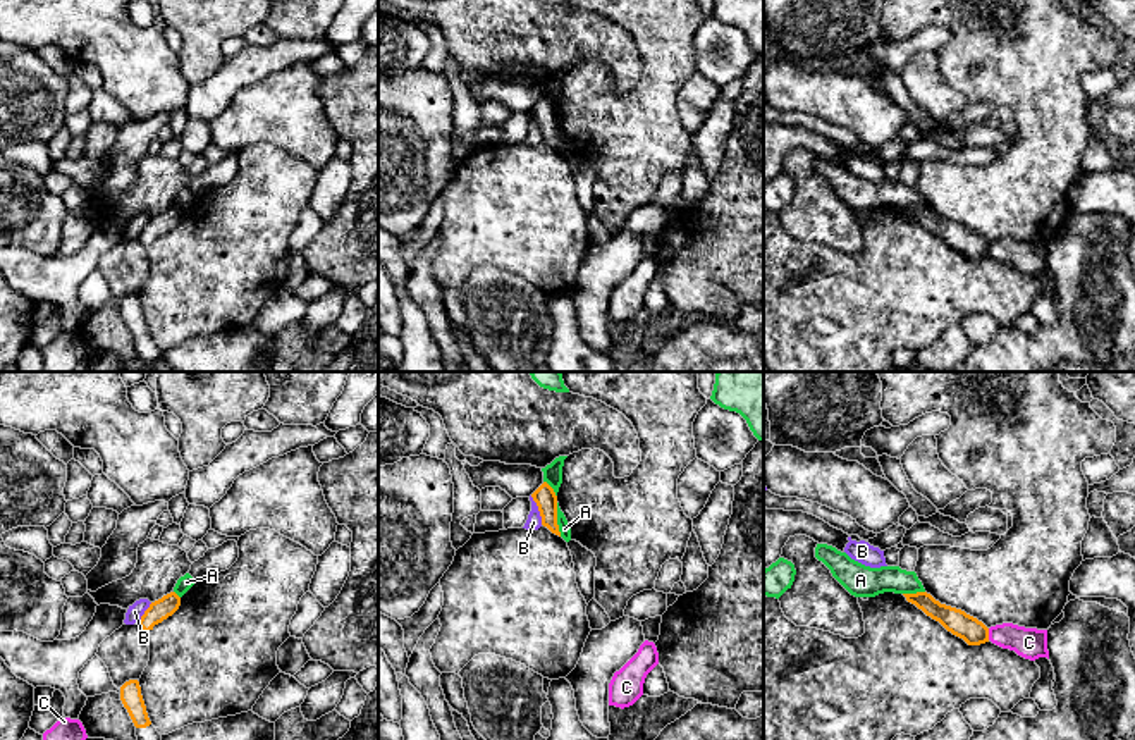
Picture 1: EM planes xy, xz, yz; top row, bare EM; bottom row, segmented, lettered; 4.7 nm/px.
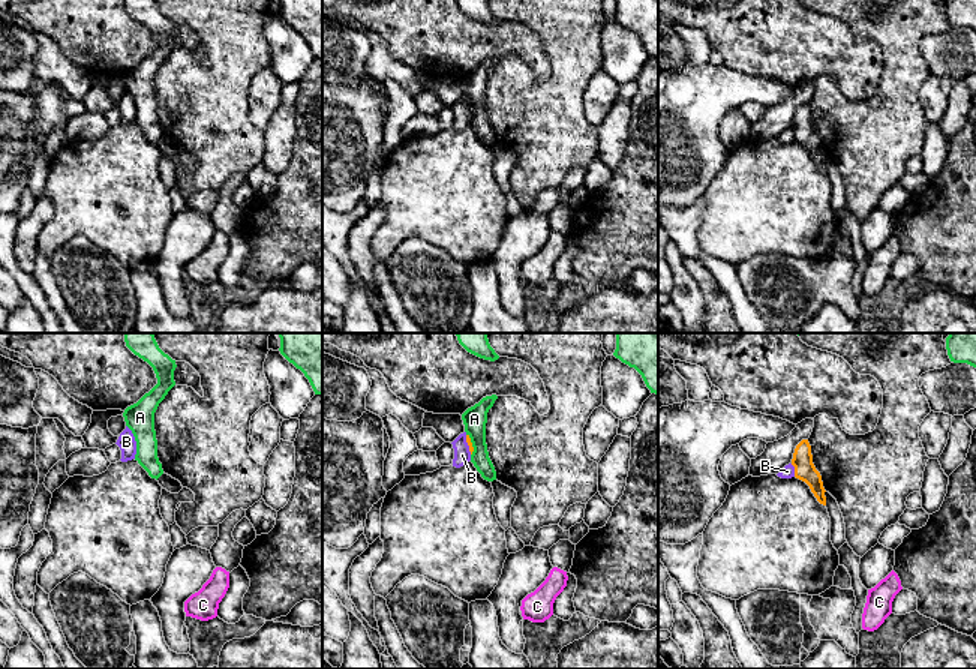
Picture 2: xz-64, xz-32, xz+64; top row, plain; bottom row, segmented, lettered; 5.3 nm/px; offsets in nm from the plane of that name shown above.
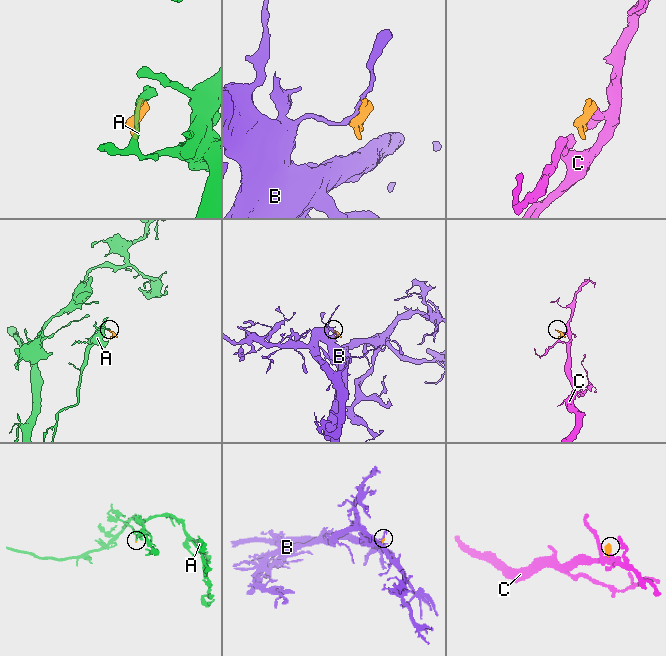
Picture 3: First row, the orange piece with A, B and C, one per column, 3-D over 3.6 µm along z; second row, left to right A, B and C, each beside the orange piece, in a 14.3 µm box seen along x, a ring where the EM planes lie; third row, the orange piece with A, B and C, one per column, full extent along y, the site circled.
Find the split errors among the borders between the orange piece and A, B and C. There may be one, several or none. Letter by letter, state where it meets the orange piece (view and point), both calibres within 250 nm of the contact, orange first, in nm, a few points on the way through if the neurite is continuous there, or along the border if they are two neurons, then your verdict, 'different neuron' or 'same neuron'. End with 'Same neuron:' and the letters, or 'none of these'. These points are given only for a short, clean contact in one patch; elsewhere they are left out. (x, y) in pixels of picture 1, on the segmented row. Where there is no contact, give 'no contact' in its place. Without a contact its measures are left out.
A: xz (556, 520) | 100/60 nm | along xz (556, 503), (556, 524), (561, 536) | different neuron
B: xz (539, 510) | 100/70 nm | different neuron
C: yz (987, 634) | 120/140 nm | along yz (987, 628), (989, 639) | different neuron
Same neuron: none of these

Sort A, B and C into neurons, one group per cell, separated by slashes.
A / B / C

